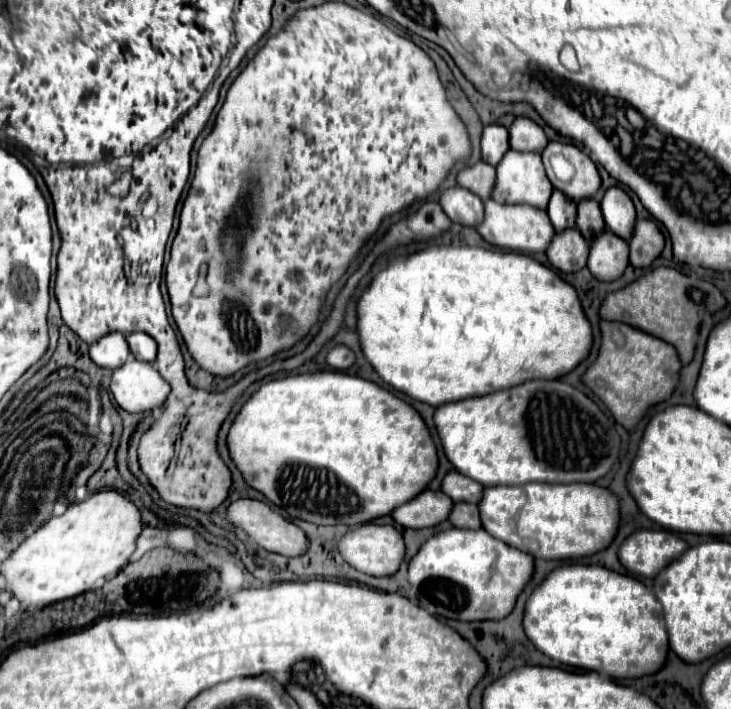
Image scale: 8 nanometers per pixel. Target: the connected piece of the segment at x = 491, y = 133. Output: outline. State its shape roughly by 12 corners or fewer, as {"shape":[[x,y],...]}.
{"shape":[[486,125],[480,139],[482,161],[498,165],[508,149],[508,129]]}

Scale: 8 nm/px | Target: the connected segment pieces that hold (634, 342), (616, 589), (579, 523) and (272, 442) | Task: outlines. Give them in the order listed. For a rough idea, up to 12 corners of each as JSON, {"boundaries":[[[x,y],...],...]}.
{"boundaries":[[[600,321],[582,383],[632,429],[678,381],[676,349]],[[600,565],[540,581],[522,627],[550,659],[616,679],[662,667],[642,581]],[[592,483],[484,487],[482,529],[538,559],[604,549],[618,499]],[[340,371],[246,399],[226,443],[290,517],[360,525],[438,467],[422,417]]]}

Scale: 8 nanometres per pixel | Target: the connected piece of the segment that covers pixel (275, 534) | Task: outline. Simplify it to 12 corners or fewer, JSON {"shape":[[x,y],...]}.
{"shape":[[232,501],[226,519],[270,553],[296,557],[300,527],[262,501]]}

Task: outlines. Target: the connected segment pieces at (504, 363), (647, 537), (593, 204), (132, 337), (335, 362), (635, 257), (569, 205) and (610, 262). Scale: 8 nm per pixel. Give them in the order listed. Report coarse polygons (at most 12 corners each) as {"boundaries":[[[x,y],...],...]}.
{"boundaries":[[[430,245],[356,305],[382,381],[440,405],[590,351],[530,255]],[[640,529],[618,555],[650,579],[686,543],[672,531]],[[596,199],[578,201],[576,227],[584,239],[604,229]],[[126,333],[138,361],[154,361],[156,345],[146,333]],[[334,345],[326,363],[346,369],[354,363],[354,353],[344,345]],[[636,219],[628,245],[634,267],[650,265],[664,247],[654,221]],[[552,193],[546,211],[558,233],[574,227],[576,203]],[[604,229],[590,239],[588,269],[612,281],[628,265],[628,245]]]}

